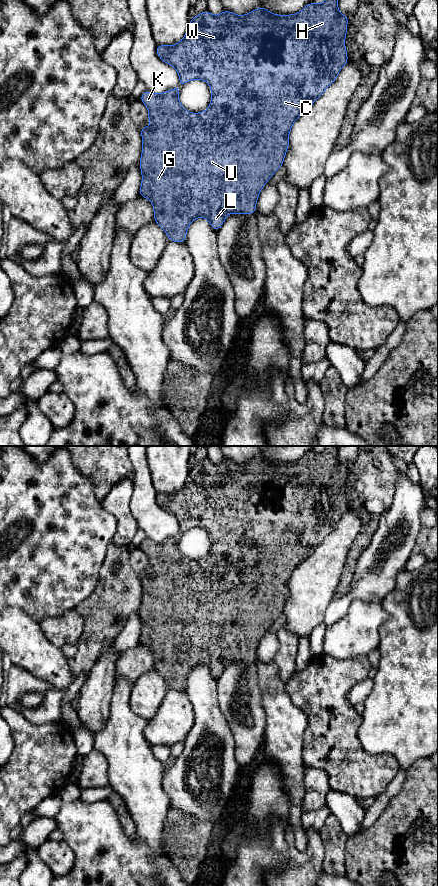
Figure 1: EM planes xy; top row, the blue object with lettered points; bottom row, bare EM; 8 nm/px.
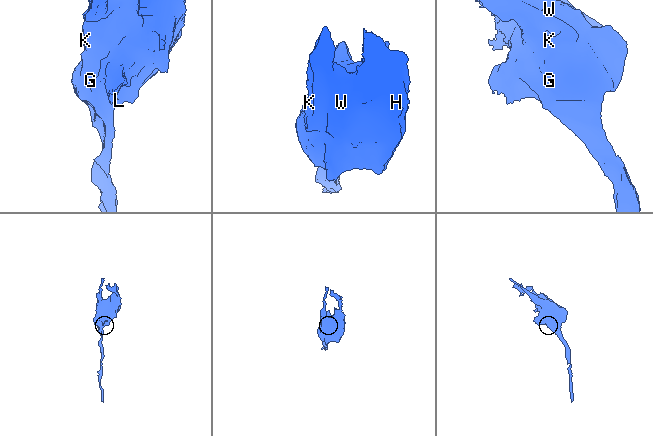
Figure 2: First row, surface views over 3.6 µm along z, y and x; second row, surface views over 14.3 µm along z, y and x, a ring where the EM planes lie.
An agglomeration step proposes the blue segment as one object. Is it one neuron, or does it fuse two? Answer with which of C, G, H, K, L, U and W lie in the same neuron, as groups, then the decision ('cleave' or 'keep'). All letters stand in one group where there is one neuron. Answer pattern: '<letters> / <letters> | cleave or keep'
C G H K L U W | keep

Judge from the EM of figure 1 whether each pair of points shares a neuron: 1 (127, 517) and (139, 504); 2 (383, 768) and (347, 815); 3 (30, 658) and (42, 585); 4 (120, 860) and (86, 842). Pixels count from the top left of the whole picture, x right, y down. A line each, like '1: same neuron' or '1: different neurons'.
1: different neurons
2: different neurons
3: different neurons
4: same neuron

